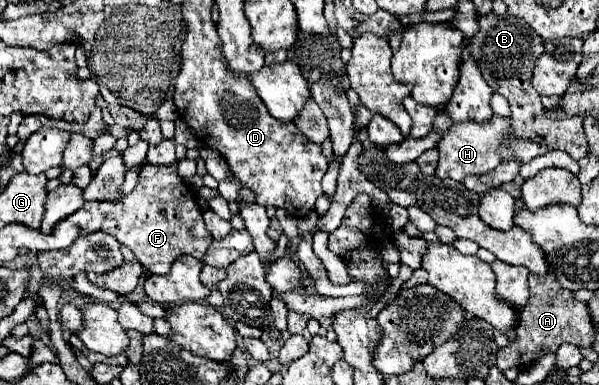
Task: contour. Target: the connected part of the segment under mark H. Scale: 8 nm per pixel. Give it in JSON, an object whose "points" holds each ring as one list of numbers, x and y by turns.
{"points":[[491,117,491,121,483,121,483,123,477,123,477,121,453,123,447,137,443,137,443,141,439,141,439,145,437,145,437,149,439,149,437,177,463,181,463,177,487,173,503,161,529,163,537,155,547,153,547,149,537,147,531,141,513,141,511,147,503,147,501,139,503,139,503,133,507,133,507,125,509,125,509,119,505,119,505,117]]}

